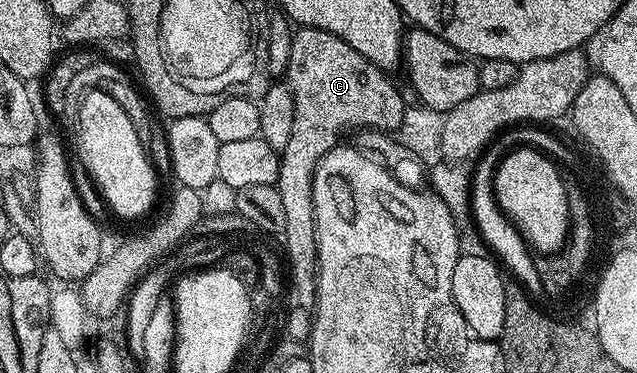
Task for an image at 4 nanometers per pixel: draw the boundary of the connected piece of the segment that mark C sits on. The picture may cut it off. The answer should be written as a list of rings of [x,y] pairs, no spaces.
[[[298,28],[293,34],[290,62],[287,63],[284,80],[295,99],[295,124],[291,126],[291,139],[287,147],[280,150],[281,166],[277,189],[284,206],[285,253],[289,256],[287,266],[292,270],[291,284],[297,289],[297,300],[302,306],[314,304],[317,296],[317,232],[315,231],[315,207],[313,206],[313,176],[317,165],[331,150],[338,148],[344,129],[381,129],[397,131],[407,108],[407,101],[401,98],[393,86],[388,72],[372,65],[355,47],[343,43],[335,35],[322,29]]]

